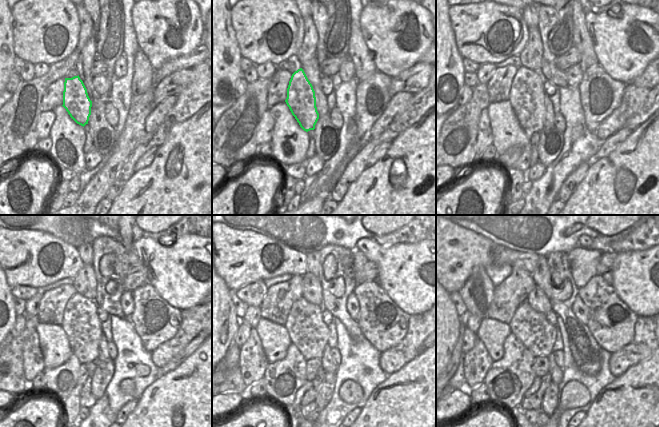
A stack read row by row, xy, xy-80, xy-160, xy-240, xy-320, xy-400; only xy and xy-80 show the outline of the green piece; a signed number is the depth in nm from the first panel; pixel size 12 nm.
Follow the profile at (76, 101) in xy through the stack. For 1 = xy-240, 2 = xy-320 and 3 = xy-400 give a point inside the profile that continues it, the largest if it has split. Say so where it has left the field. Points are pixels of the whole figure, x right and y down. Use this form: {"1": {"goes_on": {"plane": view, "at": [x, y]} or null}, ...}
{"1": {"goes_on": {"plane": "xy-240", "at": [81, 323]}}, "2": {"goes_on": {"plane": "xy-320", "at": [308, 332]}}, "3": {"goes_on": {"plane": "xy-400", "at": [532, 328]}}}

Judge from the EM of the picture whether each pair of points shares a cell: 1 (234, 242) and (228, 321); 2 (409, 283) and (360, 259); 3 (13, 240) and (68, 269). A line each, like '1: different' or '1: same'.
1: different
2: different
3: same

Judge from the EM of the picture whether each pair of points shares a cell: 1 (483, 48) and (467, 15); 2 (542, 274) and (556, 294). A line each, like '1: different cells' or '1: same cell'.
1: same cell
2: same cell

